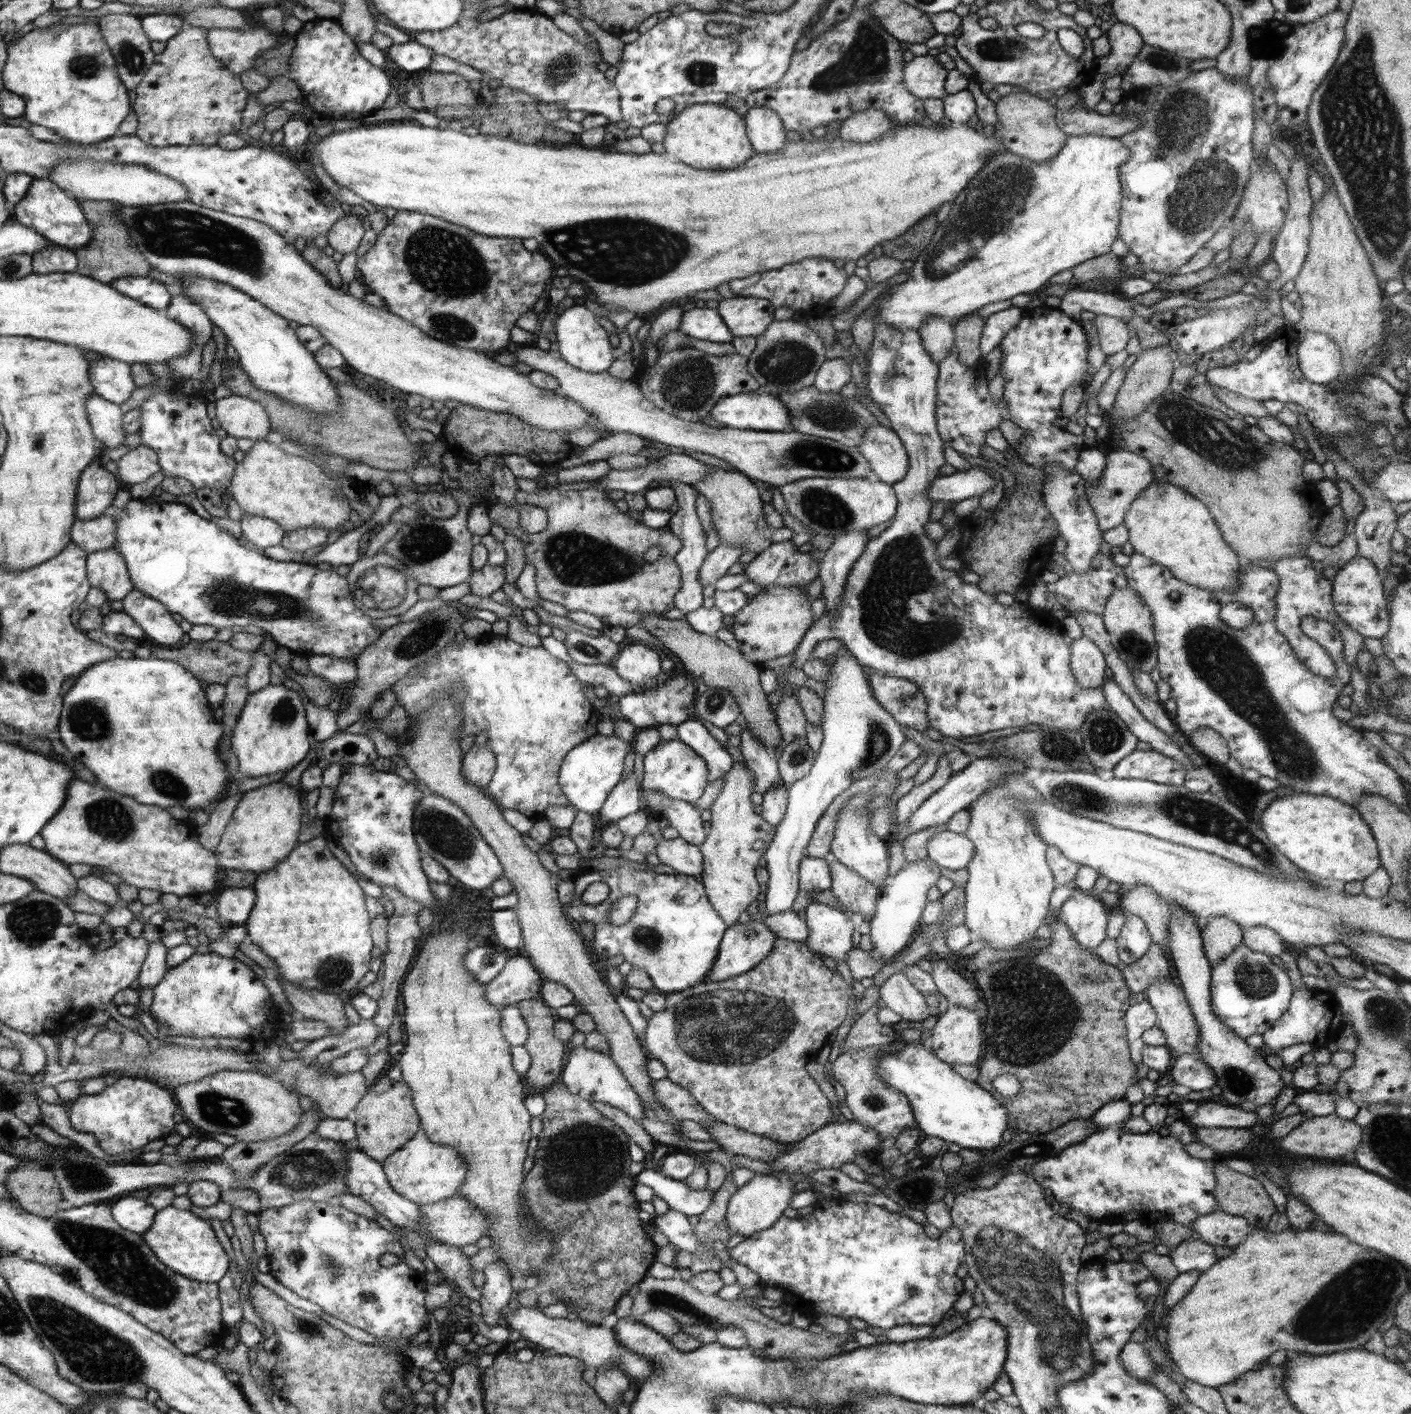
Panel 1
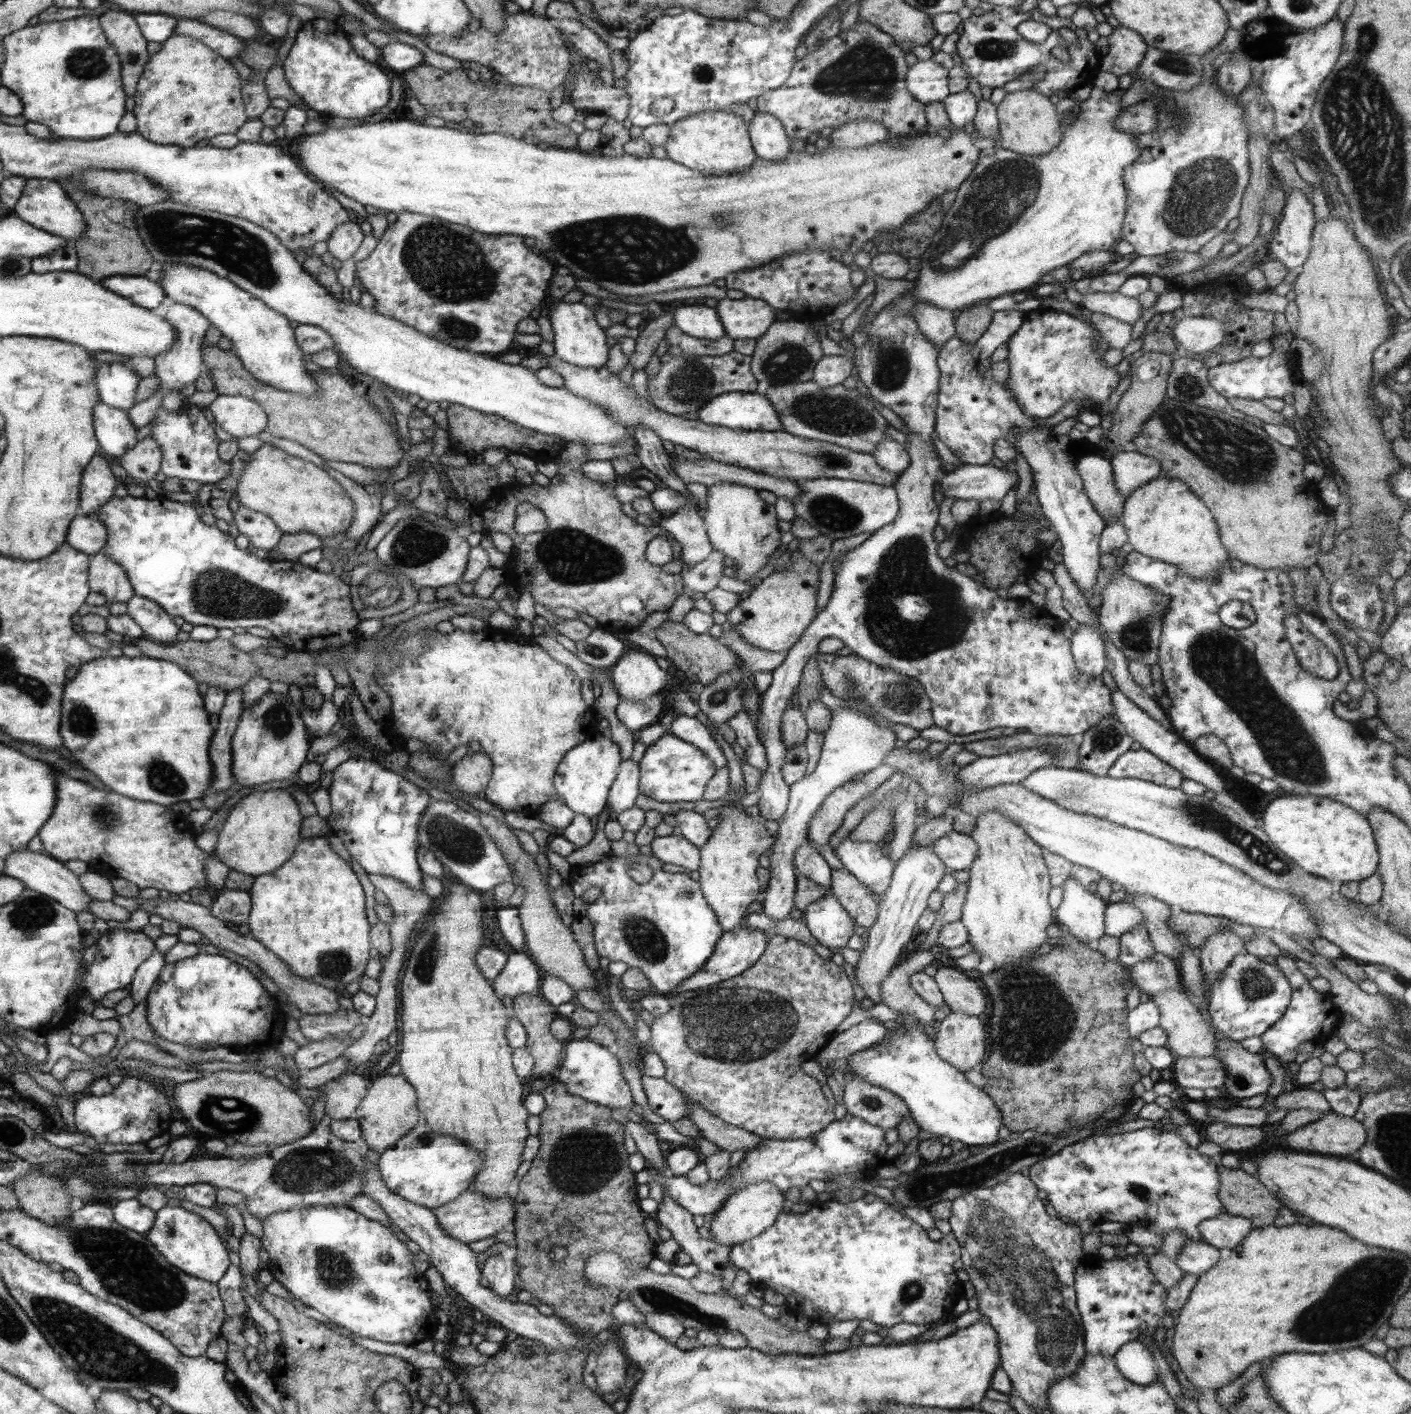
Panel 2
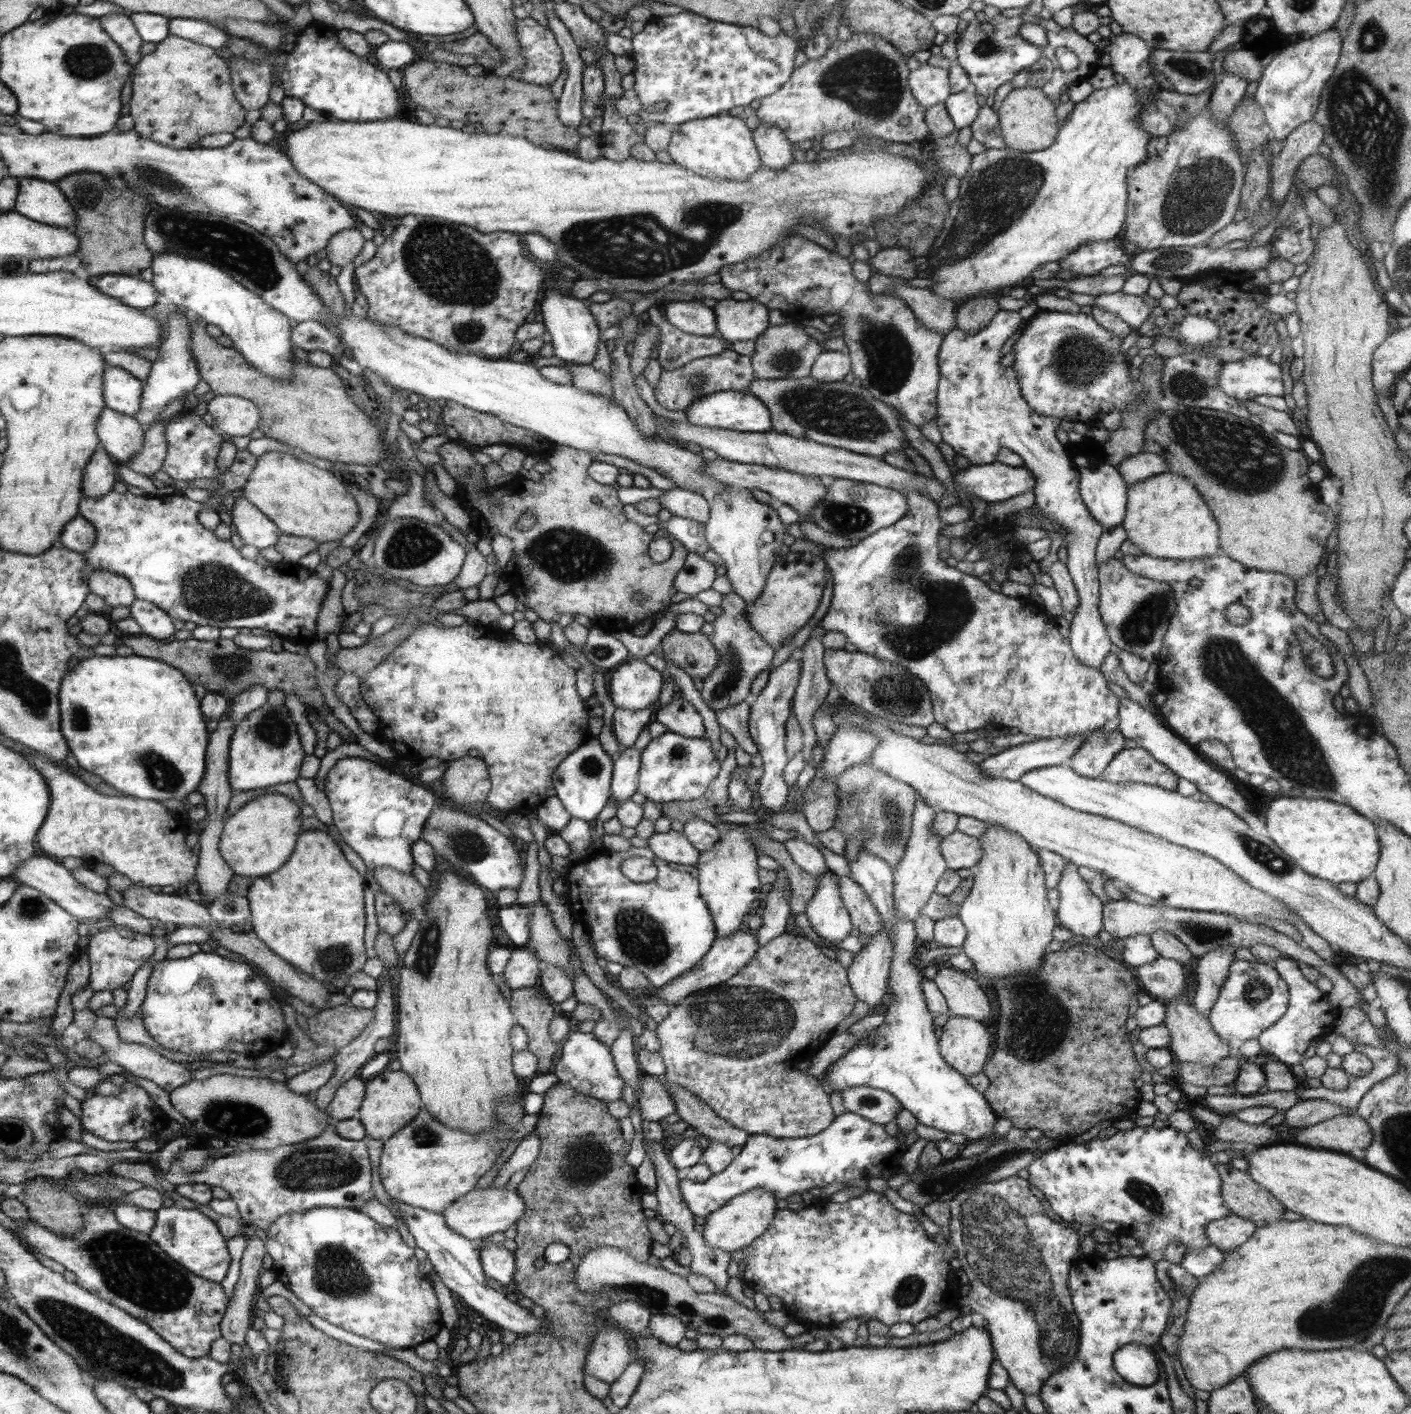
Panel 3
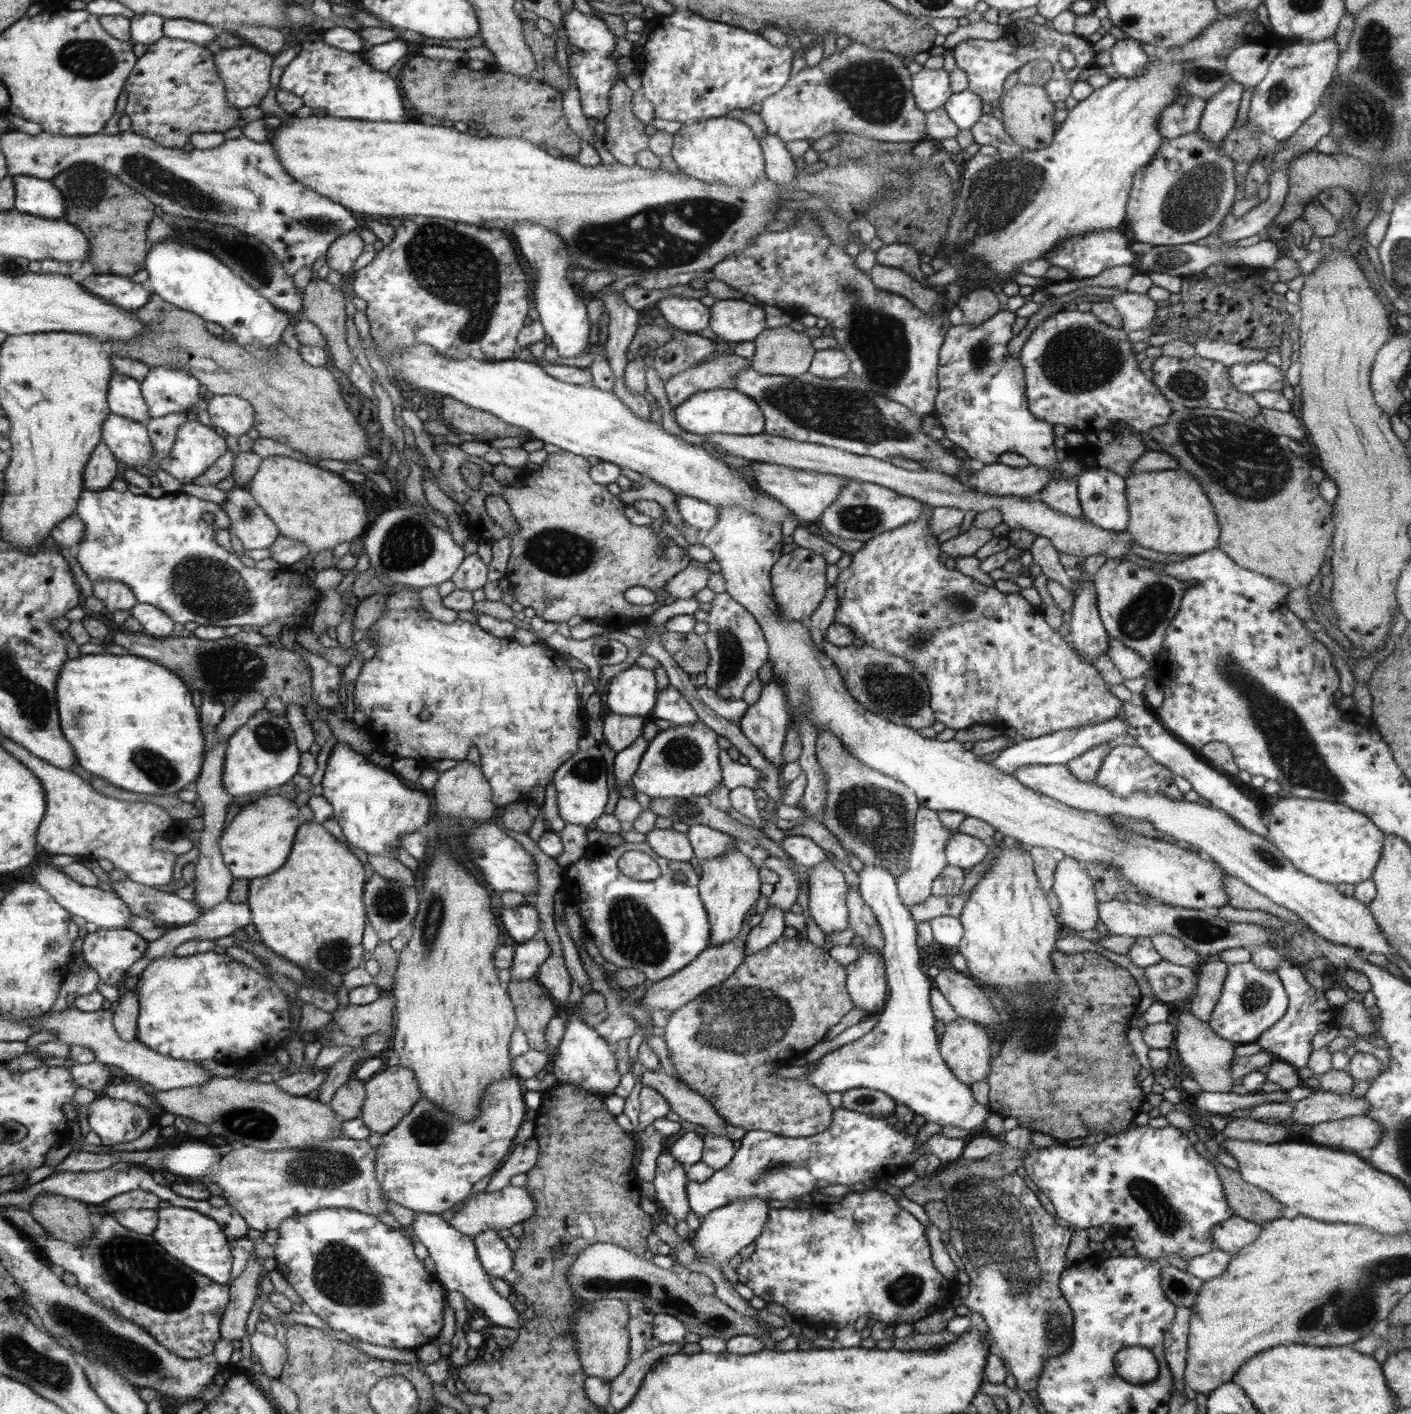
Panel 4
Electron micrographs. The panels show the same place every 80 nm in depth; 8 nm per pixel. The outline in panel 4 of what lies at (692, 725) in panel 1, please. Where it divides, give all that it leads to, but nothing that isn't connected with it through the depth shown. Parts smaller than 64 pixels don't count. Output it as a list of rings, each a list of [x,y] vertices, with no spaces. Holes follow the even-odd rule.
[[[668,685],[667,688],[659,691],[659,700],[655,704],[654,716],[670,722],[672,727],[691,727],[695,722],[700,721],[694,709],[690,707],[682,693]]]

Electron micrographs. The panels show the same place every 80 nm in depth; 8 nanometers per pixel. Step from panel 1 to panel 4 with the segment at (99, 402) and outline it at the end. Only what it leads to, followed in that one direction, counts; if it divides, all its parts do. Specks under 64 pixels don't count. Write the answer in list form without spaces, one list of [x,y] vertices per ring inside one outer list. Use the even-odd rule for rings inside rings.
[[[110,413],[103,423],[102,438],[116,461],[130,468],[148,465],[155,453],[146,423]]]

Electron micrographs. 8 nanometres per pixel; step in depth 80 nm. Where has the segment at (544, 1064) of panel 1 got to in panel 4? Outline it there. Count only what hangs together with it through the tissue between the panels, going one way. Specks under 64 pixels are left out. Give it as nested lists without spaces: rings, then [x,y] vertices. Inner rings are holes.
[[[510,980],[508,994],[512,994],[512,1002],[516,1002],[518,1028],[526,1034],[532,1050],[546,1051],[548,1018],[556,1014],[556,1006],[550,1000],[546,988],[535,980]]]

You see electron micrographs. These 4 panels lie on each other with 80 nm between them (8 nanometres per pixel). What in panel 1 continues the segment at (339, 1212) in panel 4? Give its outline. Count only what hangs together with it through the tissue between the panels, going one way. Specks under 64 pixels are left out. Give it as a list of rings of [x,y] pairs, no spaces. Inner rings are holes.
[[[313,1200],[296,1201],[293,1202],[292,1205],[283,1206],[283,1208],[267,1208],[262,1212],[258,1212],[256,1215],[260,1220],[260,1234],[264,1236],[267,1246],[265,1257],[269,1262],[269,1273],[272,1274],[280,1284],[283,1284],[286,1288],[292,1290],[292,1292],[296,1292],[300,1298],[306,1298],[306,1300],[318,1304],[323,1312],[332,1314],[332,1316],[340,1318],[340,1320],[343,1320],[346,1324],[350,1324],[350,1326],[354,1326],[354,1328],[360,1328],[360,1330],[364,1330],[364,1332],[368,1332],[368,1334],[374,1334],[374,1336],[377,1336],[378,1338],[408,1339],[411,1338],[411,1336],[424,1336],[425,1331],[423,1328],[425,1328],[425,1318],[429,1311],[426,1310],[424,1296],[426,1296],[426,1286],[429,1284],[426,1284],[426,1280],[424,1280],[424,1276],[422,1276],[421,1272],[412,1270],[406,1262],[399,1261],[392,1266],[382,1266],[382,1264],[380,1264],[380,1256],[382,1256],[382,1254],[390,1252],[390,1254],[396,1254],[396,1256],[404,1256],[404,1248],[402,1248],[402,1244],[398,1244],[398,1242],[394,1240],[394,1236],[392,1236],[388,1230],[378,1225],[374,1219],[360,1216],[359,1214],[348,1210],[348,1208],[344,1208],[342,1205],[335,1204],[334,1202],[314,1202]]]

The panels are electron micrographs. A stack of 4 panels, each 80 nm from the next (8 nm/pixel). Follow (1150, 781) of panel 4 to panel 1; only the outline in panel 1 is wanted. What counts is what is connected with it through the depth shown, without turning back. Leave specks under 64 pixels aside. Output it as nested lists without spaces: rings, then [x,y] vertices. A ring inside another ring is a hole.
[[[1152,749],[1133,750],[1116,763],[1110,774],[1118,779],[1150,780],[1170,786],[1180,786],[1189,777],[1181,764]]]

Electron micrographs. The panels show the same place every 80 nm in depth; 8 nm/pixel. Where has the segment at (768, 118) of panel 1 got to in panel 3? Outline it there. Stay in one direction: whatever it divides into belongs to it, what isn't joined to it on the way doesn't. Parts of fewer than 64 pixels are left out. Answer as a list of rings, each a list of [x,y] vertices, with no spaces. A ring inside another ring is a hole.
[[[761,122],[753,131],[753,138],[762,158],[762,165],[772,170],[784,170],[793,164],[791,139],[783,130]]]

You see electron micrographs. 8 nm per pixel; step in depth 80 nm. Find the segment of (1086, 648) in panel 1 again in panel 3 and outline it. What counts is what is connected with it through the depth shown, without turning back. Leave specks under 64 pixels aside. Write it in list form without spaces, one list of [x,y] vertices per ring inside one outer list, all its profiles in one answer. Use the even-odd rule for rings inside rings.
[[[1000,309],[995,317],[977,333],[967,333],[956,326],[948,331],[939,348],[939,383],[937,386],[937,415],[935,420],[940,428],[942,440],[952,447],[954,452],[967,458],[972,465],[986,465],[997,462],[998,451],[1008,448],[1016,452],[1024,462],[1024,467],[1033,473],[1036,480],[1033,494],[1035,505],[1054,519],[1065,530],[1065,541],[1068,541],[1068,558],[1065,566],[1072,577],[1077,590],[1079,605],[1070,624],[1071,649],[1084,666],[1098,667],[1104,662],[1107,654],[1113,650],[1114,644],[1108,636],[1106,625],[1099,613],[1099,564],[1096,561],[1096,547],[1104,529],[1089,513],[1080,497],[1079,473],[1075,459],[1067,454],[1066,447],[1058,441],[1057,430],[1062,420],[1037,415],[1023,397],[1014,367],[1004,368],[1001,365],[1000,350],[1006,340],[1014,334],[1024,319],[1020,311]]]

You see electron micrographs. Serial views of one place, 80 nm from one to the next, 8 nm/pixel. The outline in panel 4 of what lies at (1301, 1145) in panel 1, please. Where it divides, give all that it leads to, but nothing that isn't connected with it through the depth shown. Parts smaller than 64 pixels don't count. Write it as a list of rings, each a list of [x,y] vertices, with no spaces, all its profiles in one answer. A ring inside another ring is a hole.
[[[1362,1115],[1315,1124],[1308,1136],[1316,1145],[1351,1152],[1368,1160],[1381,1134],[1381,1124]]]

